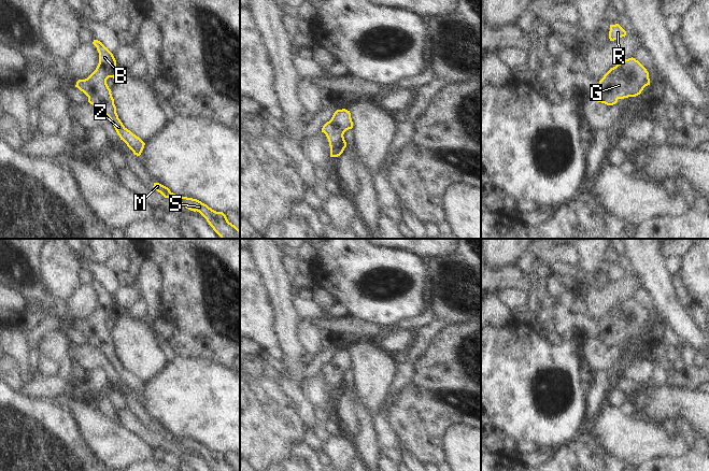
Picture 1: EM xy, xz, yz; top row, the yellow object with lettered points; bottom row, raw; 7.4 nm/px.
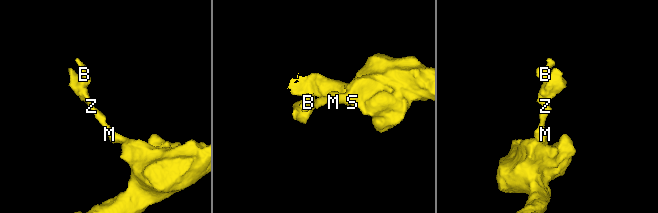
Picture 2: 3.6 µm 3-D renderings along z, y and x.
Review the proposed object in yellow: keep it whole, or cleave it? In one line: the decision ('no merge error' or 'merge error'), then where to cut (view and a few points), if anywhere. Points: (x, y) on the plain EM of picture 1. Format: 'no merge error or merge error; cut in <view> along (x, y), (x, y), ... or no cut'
no merge error; no cut

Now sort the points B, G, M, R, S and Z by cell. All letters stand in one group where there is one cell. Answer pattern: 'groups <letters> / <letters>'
groups B G M R S Z

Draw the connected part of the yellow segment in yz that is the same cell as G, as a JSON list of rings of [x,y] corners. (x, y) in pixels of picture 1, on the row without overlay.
[[[632,298],[621,302],[604,316],[599,322],[600,333],[596,337],[596,342],[607,346],[613,346],[619,340],[640,336],[648,326],[650,326],[649,313],[638,301]]]

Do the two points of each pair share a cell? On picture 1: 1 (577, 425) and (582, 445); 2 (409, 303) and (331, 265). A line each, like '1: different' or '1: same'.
1: different
2: same

